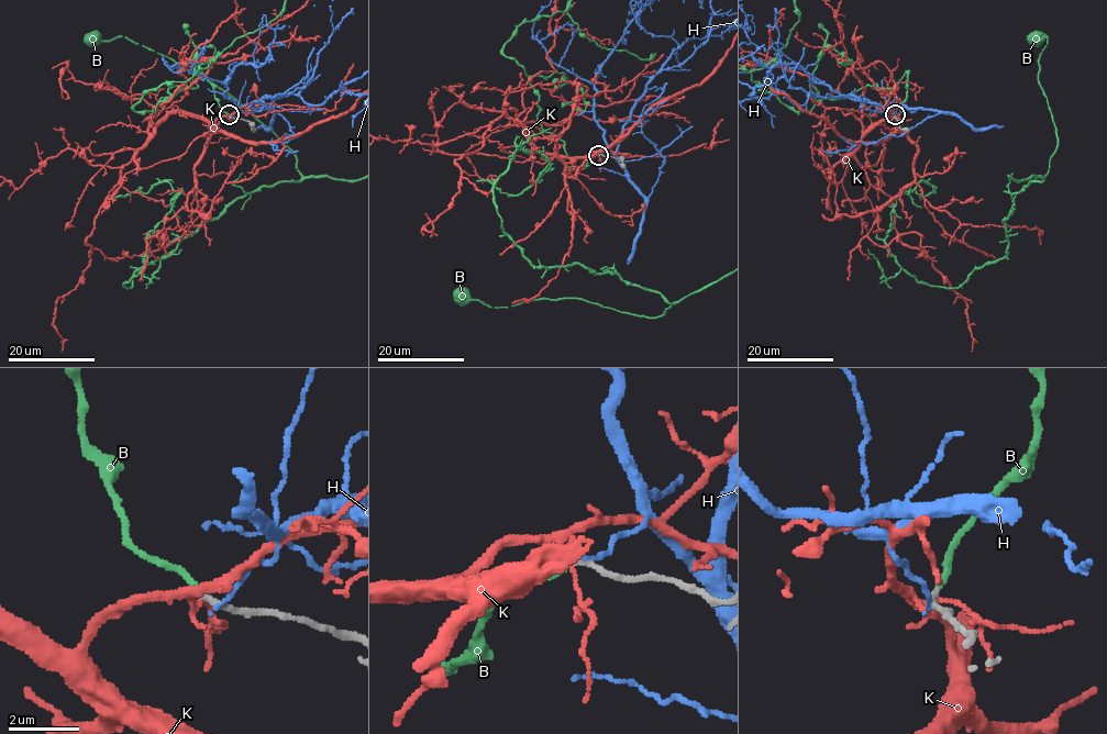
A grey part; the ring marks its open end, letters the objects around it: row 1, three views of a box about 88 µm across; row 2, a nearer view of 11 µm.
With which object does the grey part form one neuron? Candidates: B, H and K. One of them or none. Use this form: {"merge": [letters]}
{"merge": ["B"]}

